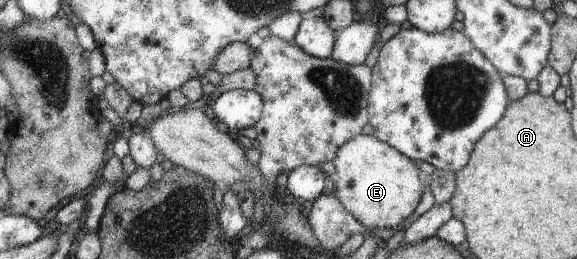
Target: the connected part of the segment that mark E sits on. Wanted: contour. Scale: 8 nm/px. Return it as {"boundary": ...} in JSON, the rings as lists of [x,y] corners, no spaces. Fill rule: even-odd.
{"boundary":[[[356,135],[336,151],[331,160],[334,166],[333,187],[339,203],[364,228],[392,229],[408,217],[418,205],[422,185],[416,177],[416,167],[407,156],[370,135]]]}

